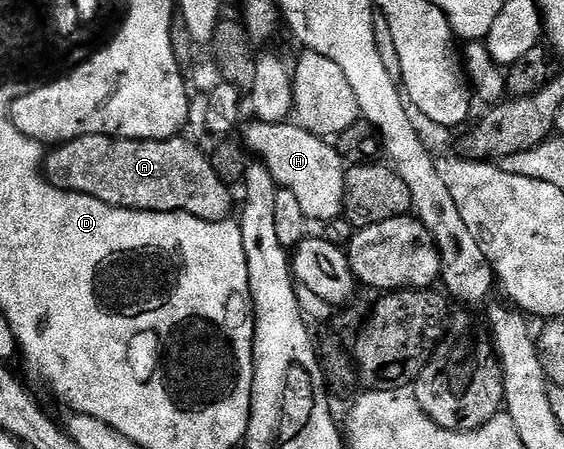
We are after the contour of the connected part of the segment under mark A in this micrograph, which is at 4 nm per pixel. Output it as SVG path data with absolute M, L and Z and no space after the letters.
M83 135L47 152L46 175L63 191L77 191L128 211L183 211L206 221L229 218L233 214L233 192L214 173L209 156L184 138L118 139L114 135Z

